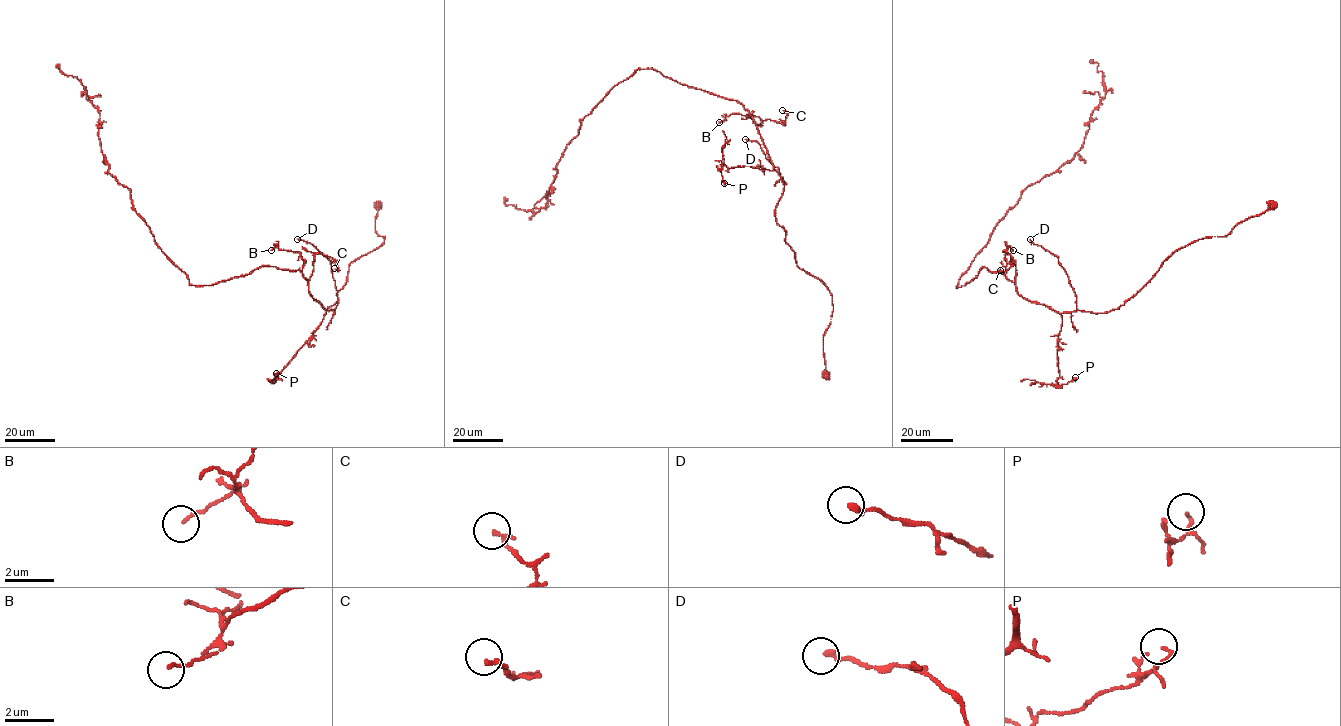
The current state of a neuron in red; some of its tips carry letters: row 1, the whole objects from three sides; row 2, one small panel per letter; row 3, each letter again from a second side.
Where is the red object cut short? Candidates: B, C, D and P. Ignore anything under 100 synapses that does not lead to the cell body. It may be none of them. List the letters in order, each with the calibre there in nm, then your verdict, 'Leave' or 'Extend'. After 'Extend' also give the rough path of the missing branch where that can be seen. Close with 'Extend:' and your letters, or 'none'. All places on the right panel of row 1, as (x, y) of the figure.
B: Thickness 130 nm. Leave
C: Thickness 180 nm. Leave
D: Thickness 200 nm. Leave
P: Thickness 130 nm. Leave
Extend: none

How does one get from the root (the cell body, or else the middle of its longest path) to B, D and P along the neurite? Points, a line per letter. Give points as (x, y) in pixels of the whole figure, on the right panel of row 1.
B: (1272, 204), (1223, 237), (1177, 250), (1105, 312), (1059, 313), (1024, 298), (1004, 274), (1003, 251), (1013, 250)
D: (1272, 204), (1223, 237), (1201, 238), (1177, 250), (1135, 294), (1105, 312), (1079, 310), (1058, 258), (1030, 239)
P: (1272, 204), (1223, 237), (1201, 238), (1175, 251), (1119, 308), (1062, 312), (1057, 384), (1075, 377)

